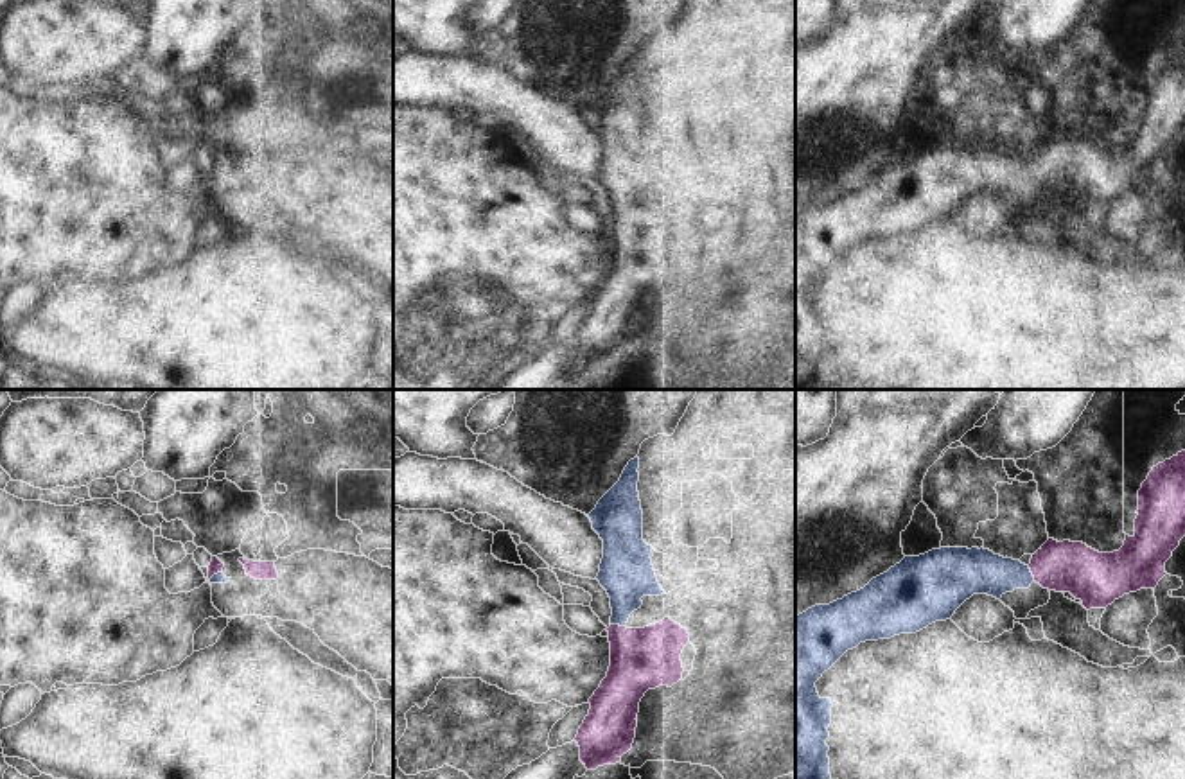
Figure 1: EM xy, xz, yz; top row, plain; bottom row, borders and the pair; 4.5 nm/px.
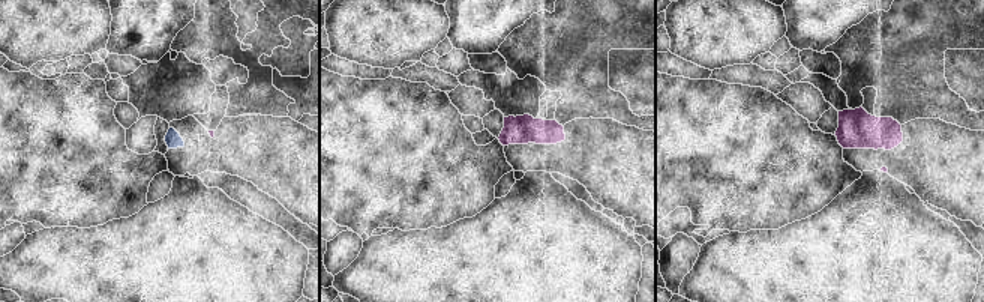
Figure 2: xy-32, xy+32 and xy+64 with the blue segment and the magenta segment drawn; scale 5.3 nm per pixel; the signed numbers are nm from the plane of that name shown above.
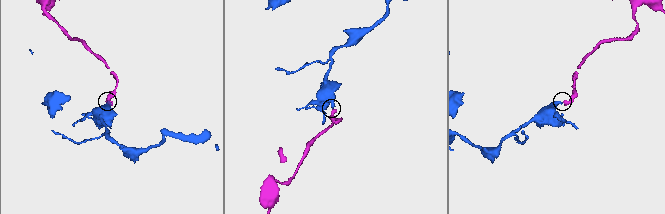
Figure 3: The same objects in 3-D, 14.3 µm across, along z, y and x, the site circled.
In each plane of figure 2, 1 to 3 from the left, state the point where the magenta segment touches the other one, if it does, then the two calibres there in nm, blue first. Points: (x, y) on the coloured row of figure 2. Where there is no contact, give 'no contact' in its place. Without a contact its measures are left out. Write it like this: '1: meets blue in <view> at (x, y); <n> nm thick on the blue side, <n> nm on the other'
1: no contact
2: no contact
3: no contact

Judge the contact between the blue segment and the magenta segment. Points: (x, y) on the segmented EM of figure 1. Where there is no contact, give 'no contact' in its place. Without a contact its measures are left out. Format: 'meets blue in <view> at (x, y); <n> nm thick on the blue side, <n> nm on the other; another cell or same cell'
meets blue in yz at (1031, 573); 200 nm thick on the blue side, 220 nm on the other; same cell

